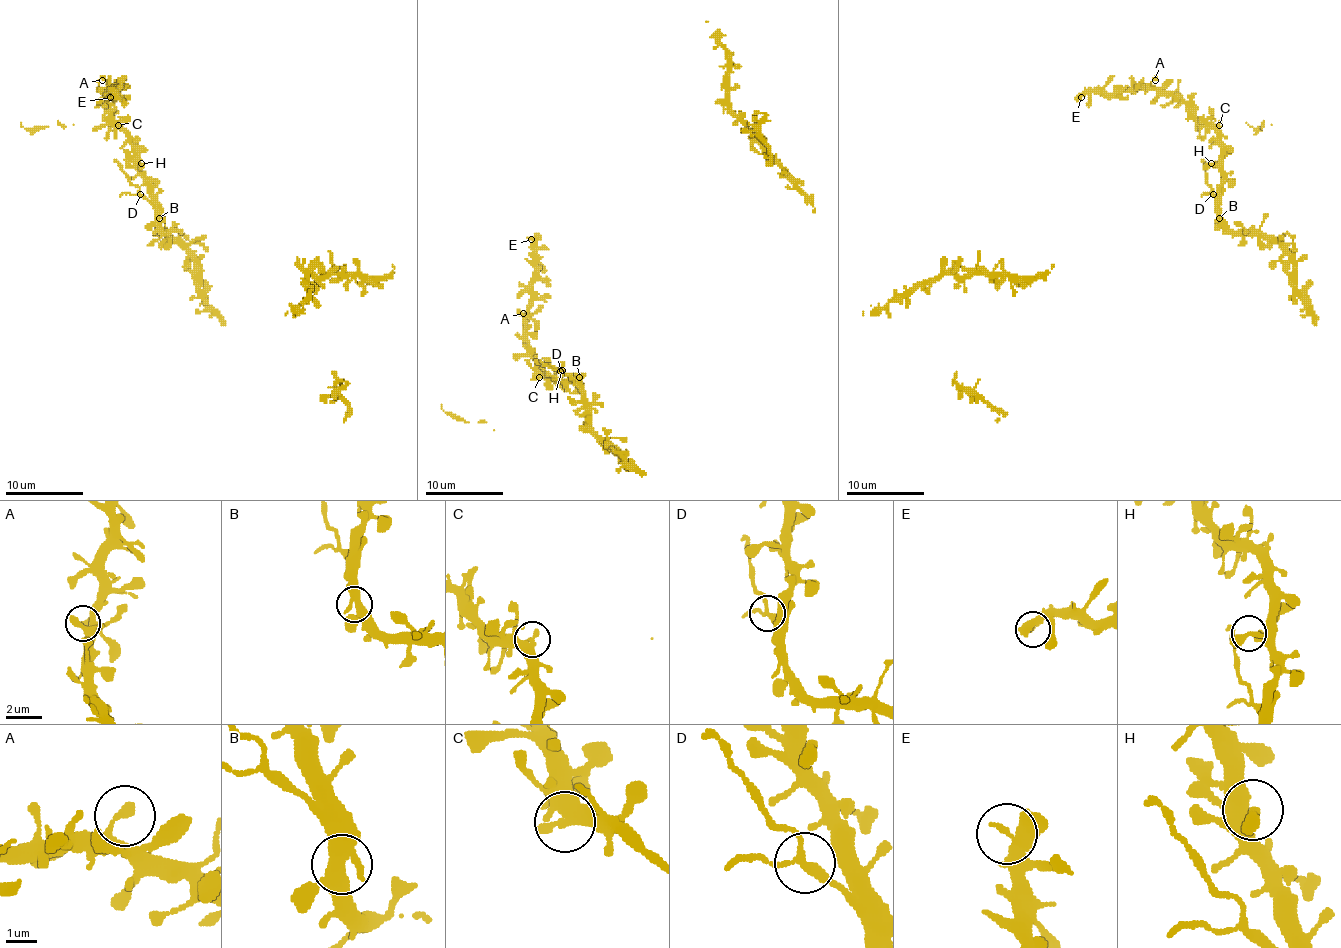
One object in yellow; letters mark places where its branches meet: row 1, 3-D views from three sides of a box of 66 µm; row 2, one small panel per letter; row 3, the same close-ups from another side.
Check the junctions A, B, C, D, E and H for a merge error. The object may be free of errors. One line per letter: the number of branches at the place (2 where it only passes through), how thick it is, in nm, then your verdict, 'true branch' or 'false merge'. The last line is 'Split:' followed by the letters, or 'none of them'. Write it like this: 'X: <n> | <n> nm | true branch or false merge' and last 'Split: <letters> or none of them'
A: 1 | 320 nm | true branch
B: 4 | 400 nm | true branch
C: 2 | 400 nm | true branch
D: 3 | 240 nm | false merge
E: 2 | 240 nm | true branch
H: 2 | 300 nm | true branch
Split: D

